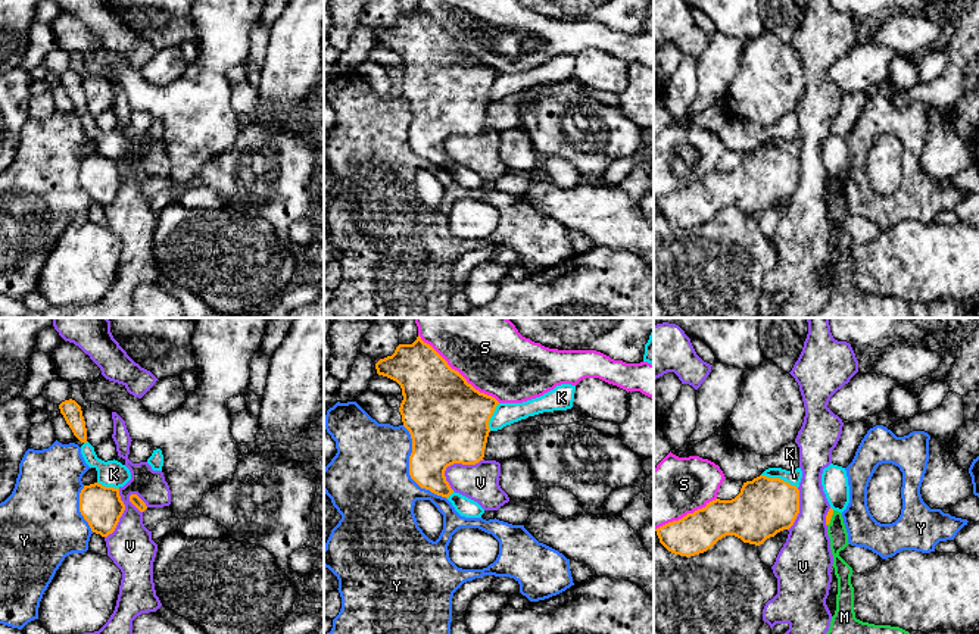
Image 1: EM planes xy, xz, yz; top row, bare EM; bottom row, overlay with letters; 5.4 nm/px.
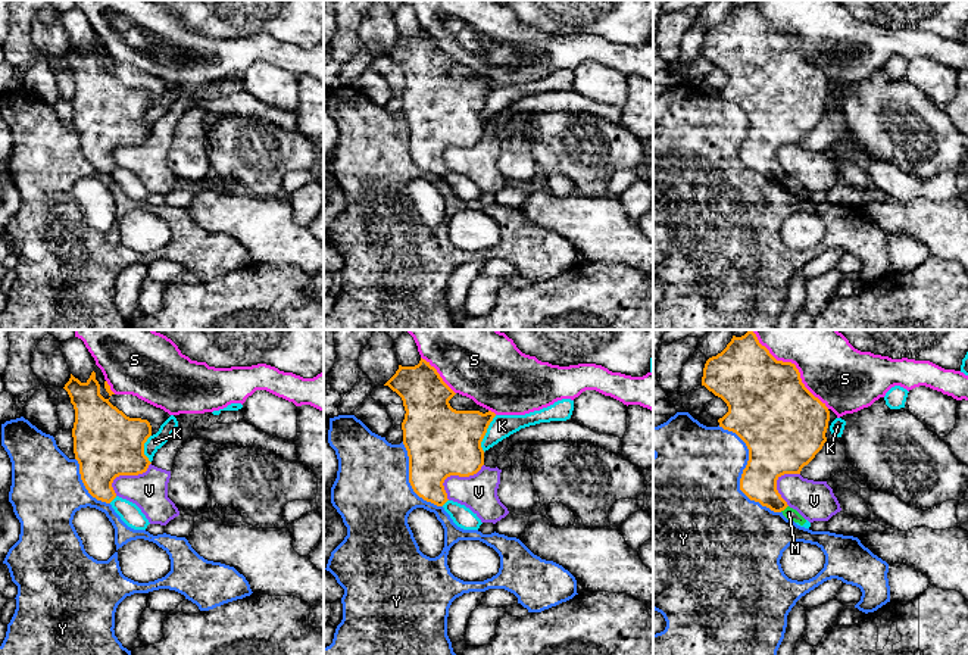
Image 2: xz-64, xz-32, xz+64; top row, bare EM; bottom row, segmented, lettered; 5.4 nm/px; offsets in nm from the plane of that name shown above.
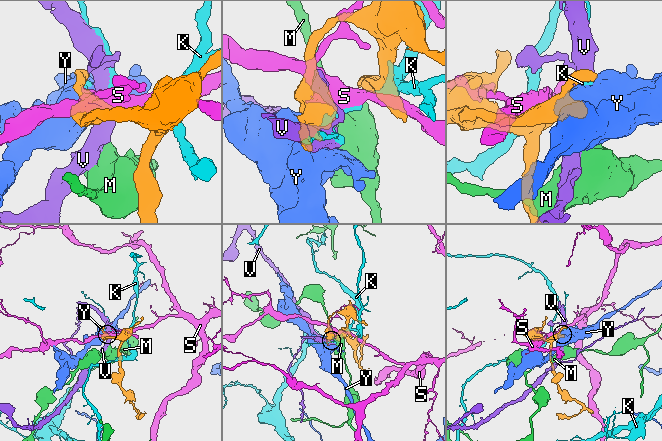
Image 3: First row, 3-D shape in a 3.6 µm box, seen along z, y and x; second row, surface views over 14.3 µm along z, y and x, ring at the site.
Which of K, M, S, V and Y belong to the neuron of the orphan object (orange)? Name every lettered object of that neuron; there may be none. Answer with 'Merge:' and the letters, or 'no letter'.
Merge: M

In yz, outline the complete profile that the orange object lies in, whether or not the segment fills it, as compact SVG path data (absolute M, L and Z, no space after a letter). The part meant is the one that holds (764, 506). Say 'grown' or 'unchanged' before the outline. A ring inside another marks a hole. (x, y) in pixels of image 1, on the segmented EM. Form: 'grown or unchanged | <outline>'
unchanged | M760 475L743 482L735 499L715 499L655 531L668 552L689 558L707 552L726 535L760 546L789 530L798 513L798 487L780 478Z

